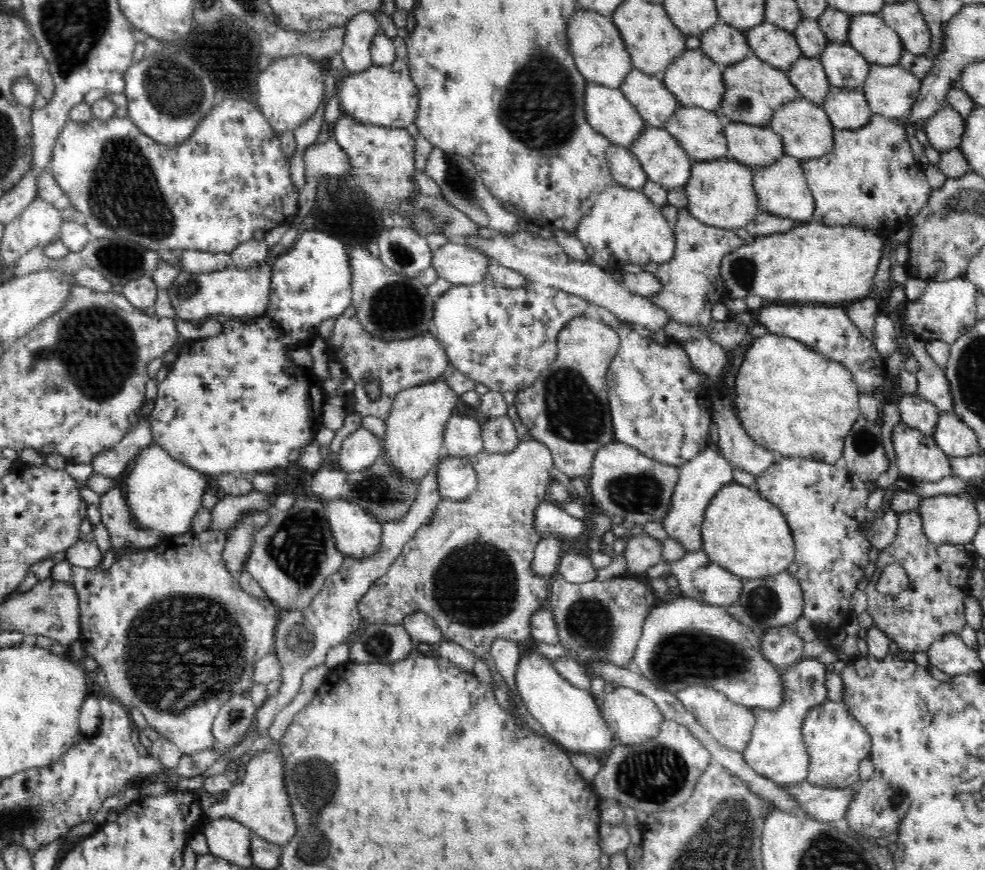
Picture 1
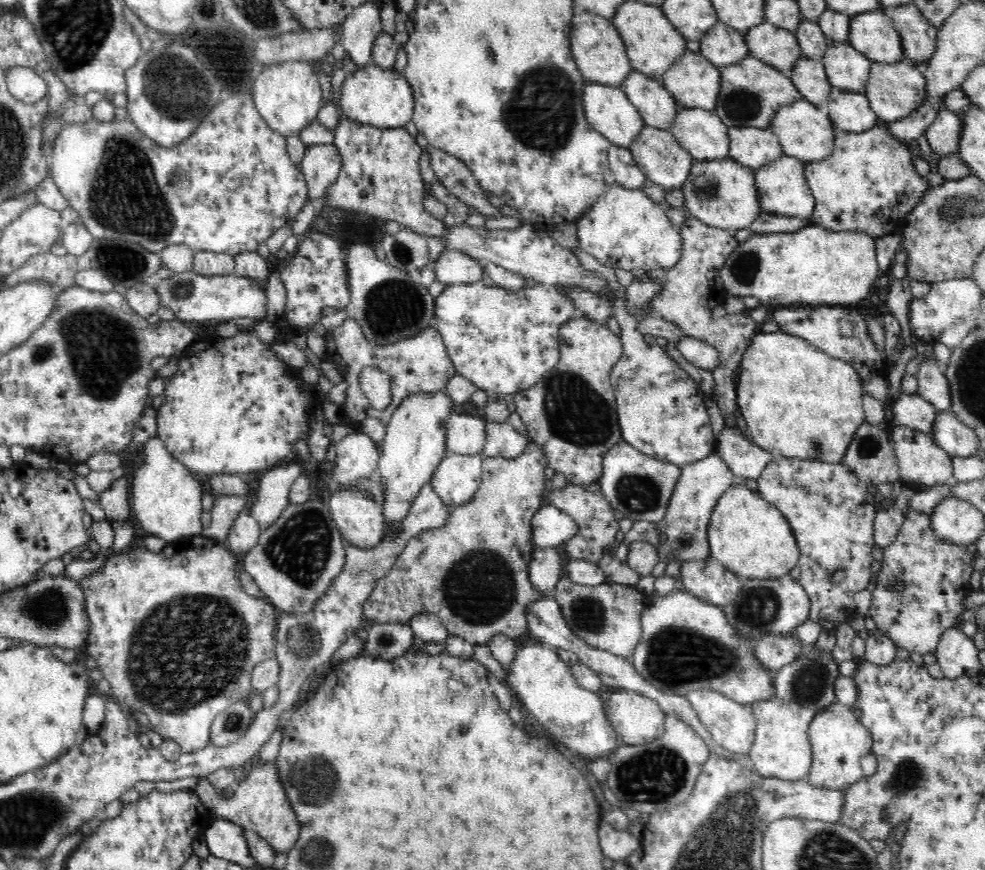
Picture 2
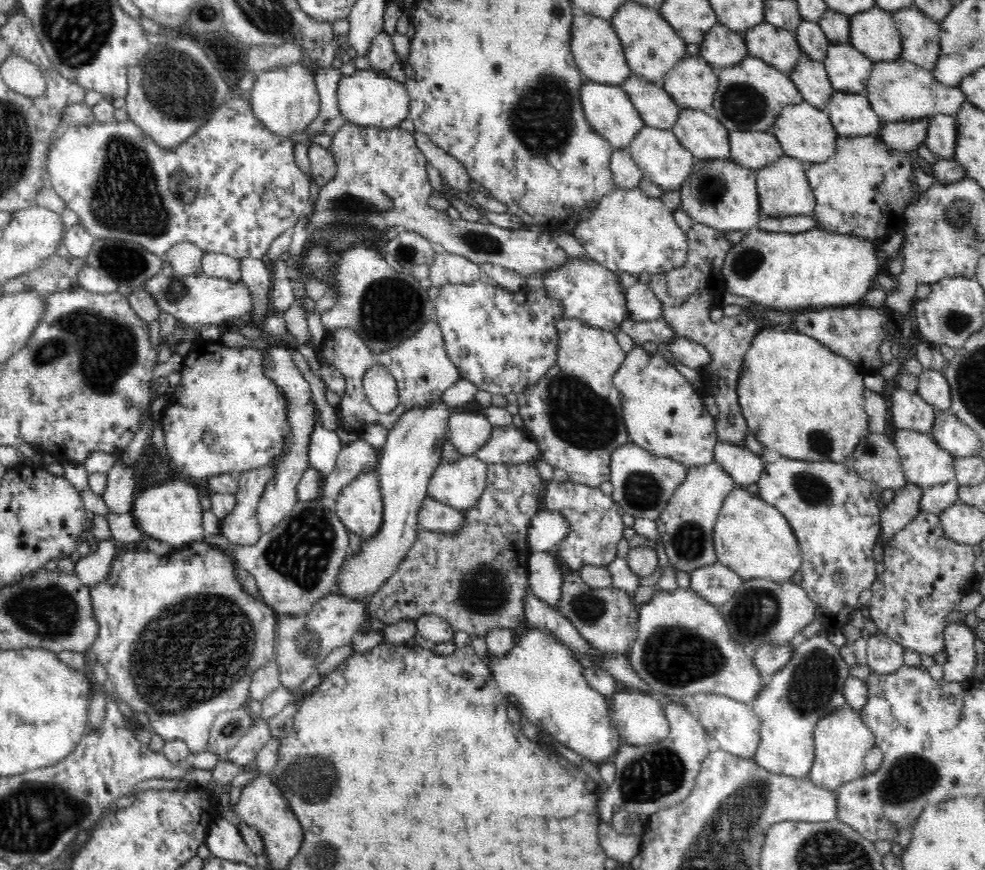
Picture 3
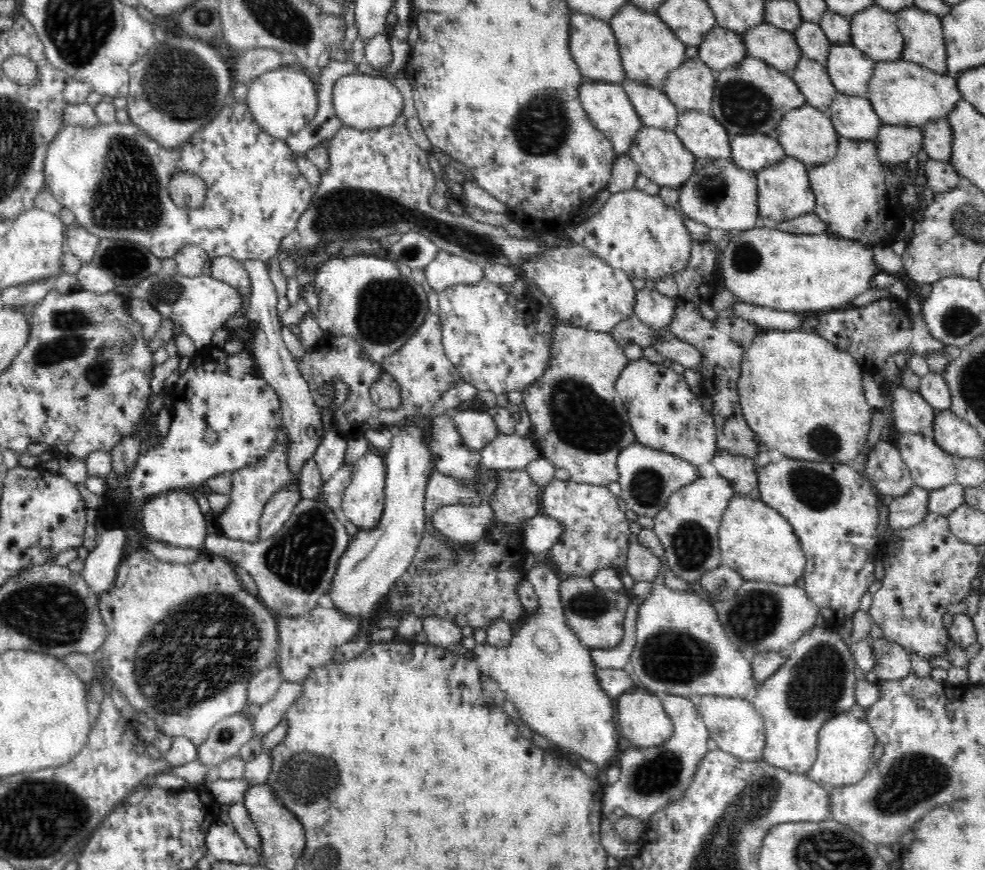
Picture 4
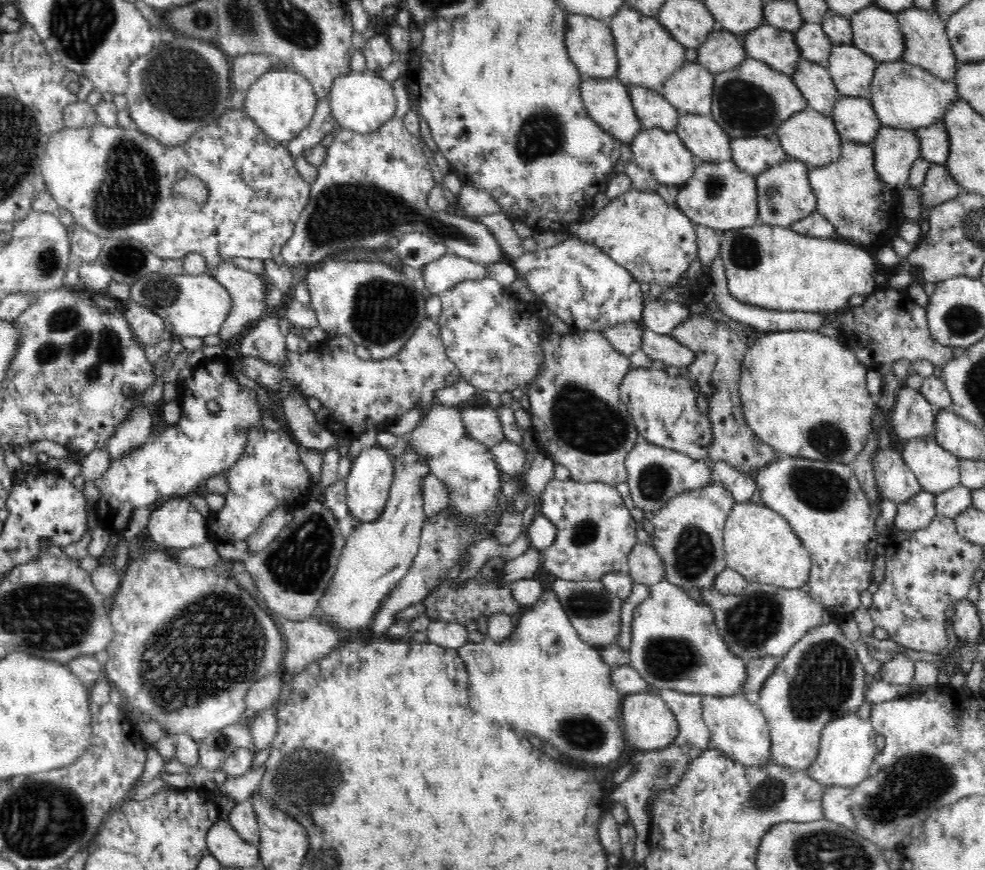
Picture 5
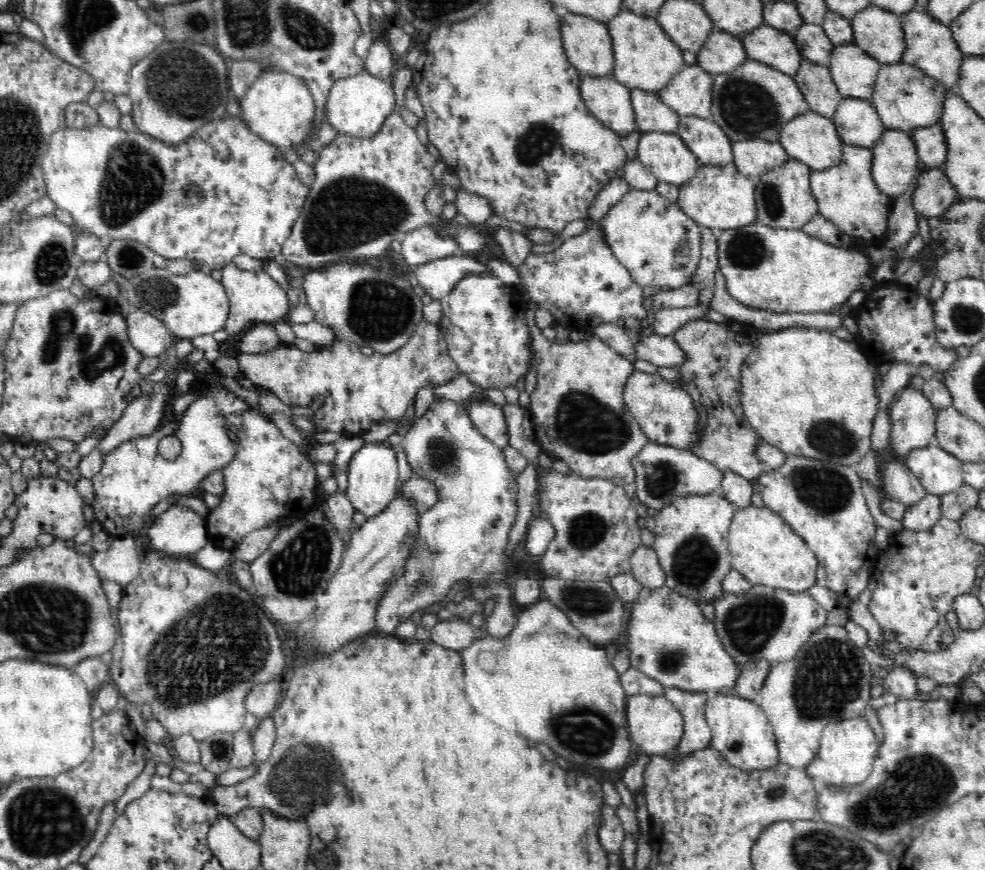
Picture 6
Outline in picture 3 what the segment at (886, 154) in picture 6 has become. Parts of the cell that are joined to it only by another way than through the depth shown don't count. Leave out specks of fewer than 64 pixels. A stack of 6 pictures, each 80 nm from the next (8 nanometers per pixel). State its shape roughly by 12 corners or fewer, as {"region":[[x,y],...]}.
{"region":[[931,117],[882,123],[889,150],[912,152],[925,142]]}

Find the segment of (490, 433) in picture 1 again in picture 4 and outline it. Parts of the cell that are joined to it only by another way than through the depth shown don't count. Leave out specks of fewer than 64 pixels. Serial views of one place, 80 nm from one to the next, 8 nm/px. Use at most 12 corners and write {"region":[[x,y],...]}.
{"region":[[499,432],[480,450],[482,465],[522,470],[540,456],[531,434]]}

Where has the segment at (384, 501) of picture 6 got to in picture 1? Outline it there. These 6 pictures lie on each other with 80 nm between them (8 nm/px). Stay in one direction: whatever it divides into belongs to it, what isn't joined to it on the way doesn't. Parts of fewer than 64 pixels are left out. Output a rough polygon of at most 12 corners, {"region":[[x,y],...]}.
{"region":[[354,502],[323,503],[342,557],[376,556],[382,525]]}

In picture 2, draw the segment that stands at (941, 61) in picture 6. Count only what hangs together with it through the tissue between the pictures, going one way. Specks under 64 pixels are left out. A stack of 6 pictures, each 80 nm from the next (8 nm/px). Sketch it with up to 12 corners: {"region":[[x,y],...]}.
{"region":[[912,2],[883,12],[905,58],[929,62],[937,30]]}

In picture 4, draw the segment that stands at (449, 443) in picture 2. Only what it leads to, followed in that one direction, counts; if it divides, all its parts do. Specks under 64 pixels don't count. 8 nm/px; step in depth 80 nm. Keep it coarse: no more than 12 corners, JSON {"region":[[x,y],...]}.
{"region":[[487,410],[453,411],[462,441],[480,451],[499,434]]}

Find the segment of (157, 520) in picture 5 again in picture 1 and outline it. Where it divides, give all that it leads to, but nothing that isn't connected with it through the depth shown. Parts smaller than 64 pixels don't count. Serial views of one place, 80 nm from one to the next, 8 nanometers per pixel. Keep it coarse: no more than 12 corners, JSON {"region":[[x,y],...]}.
{"region":[[152,442],[126,478],[141,528],[190,532],[204,477]]}

